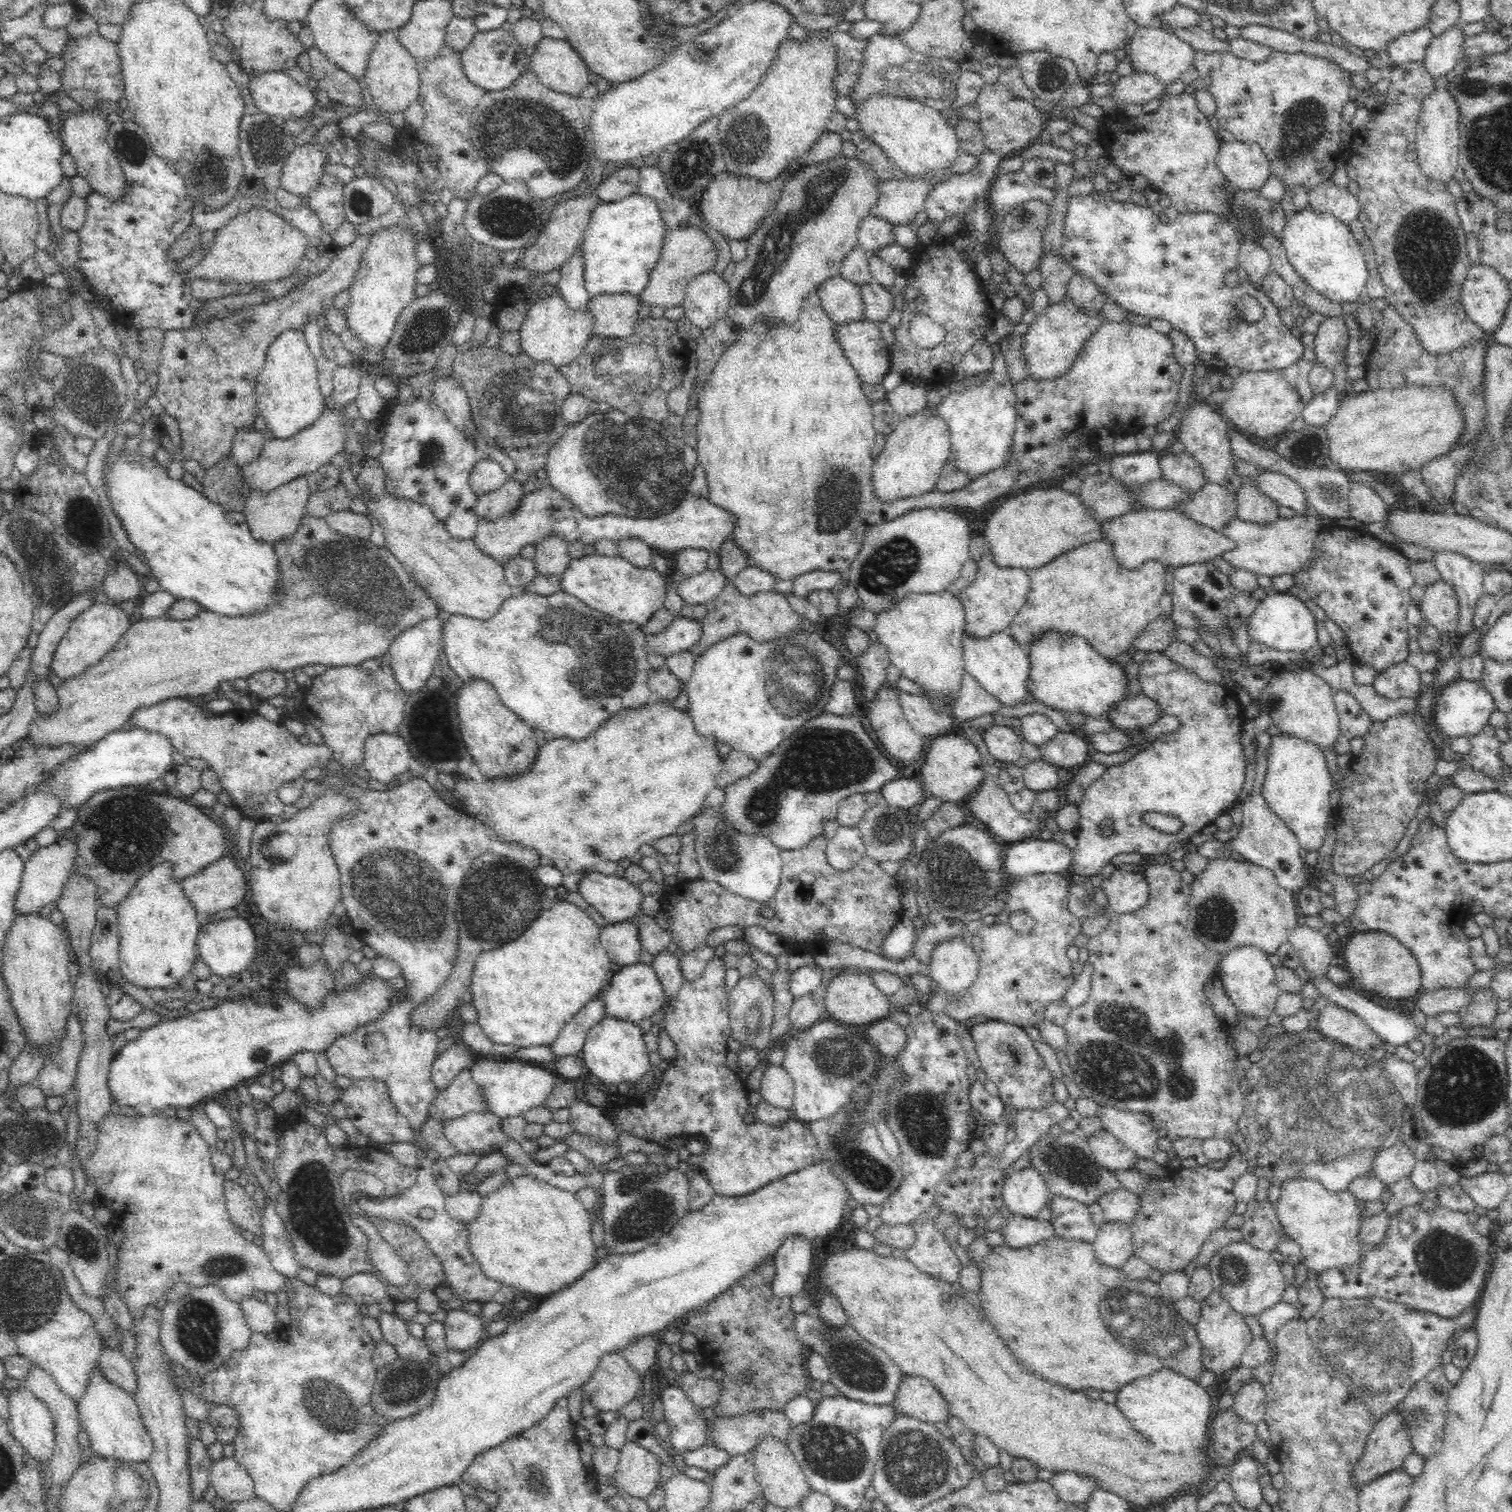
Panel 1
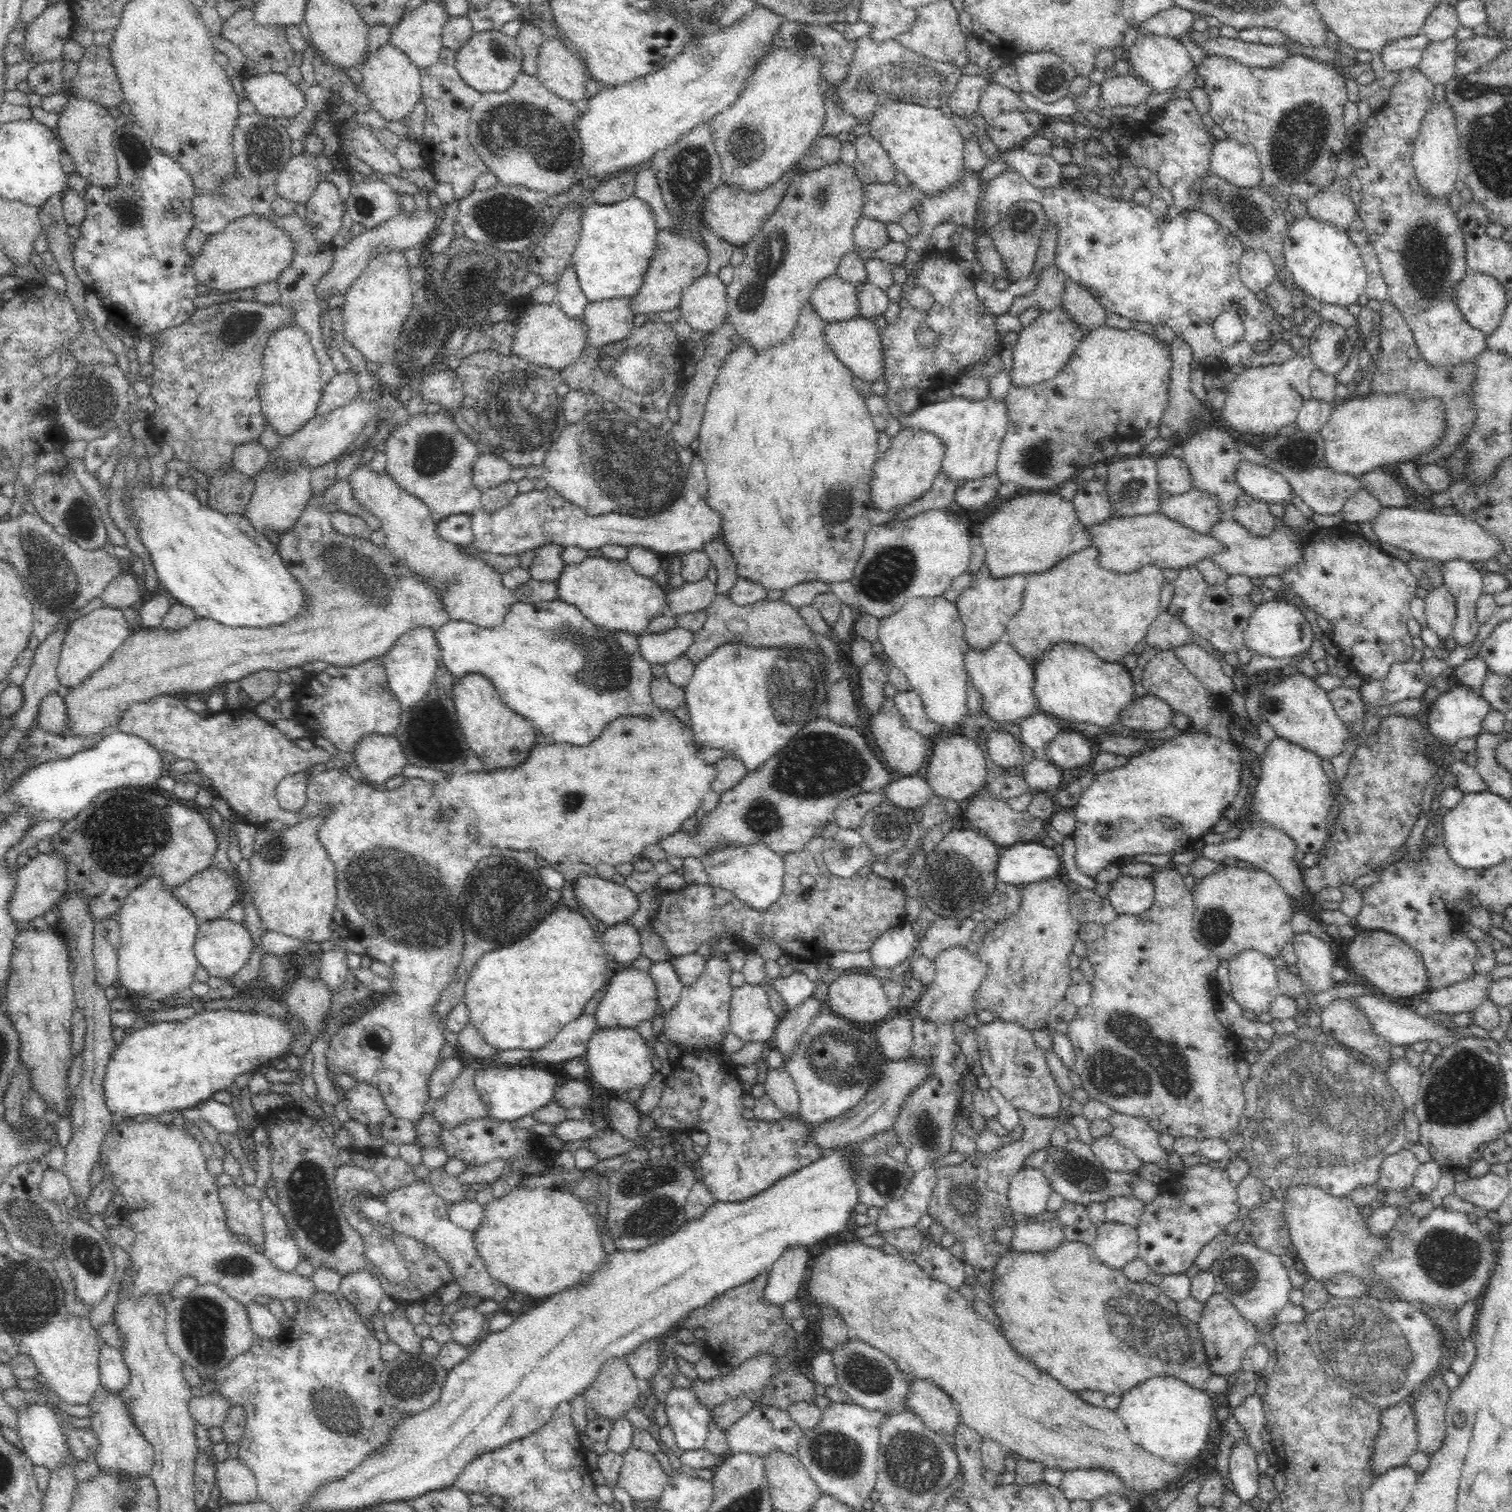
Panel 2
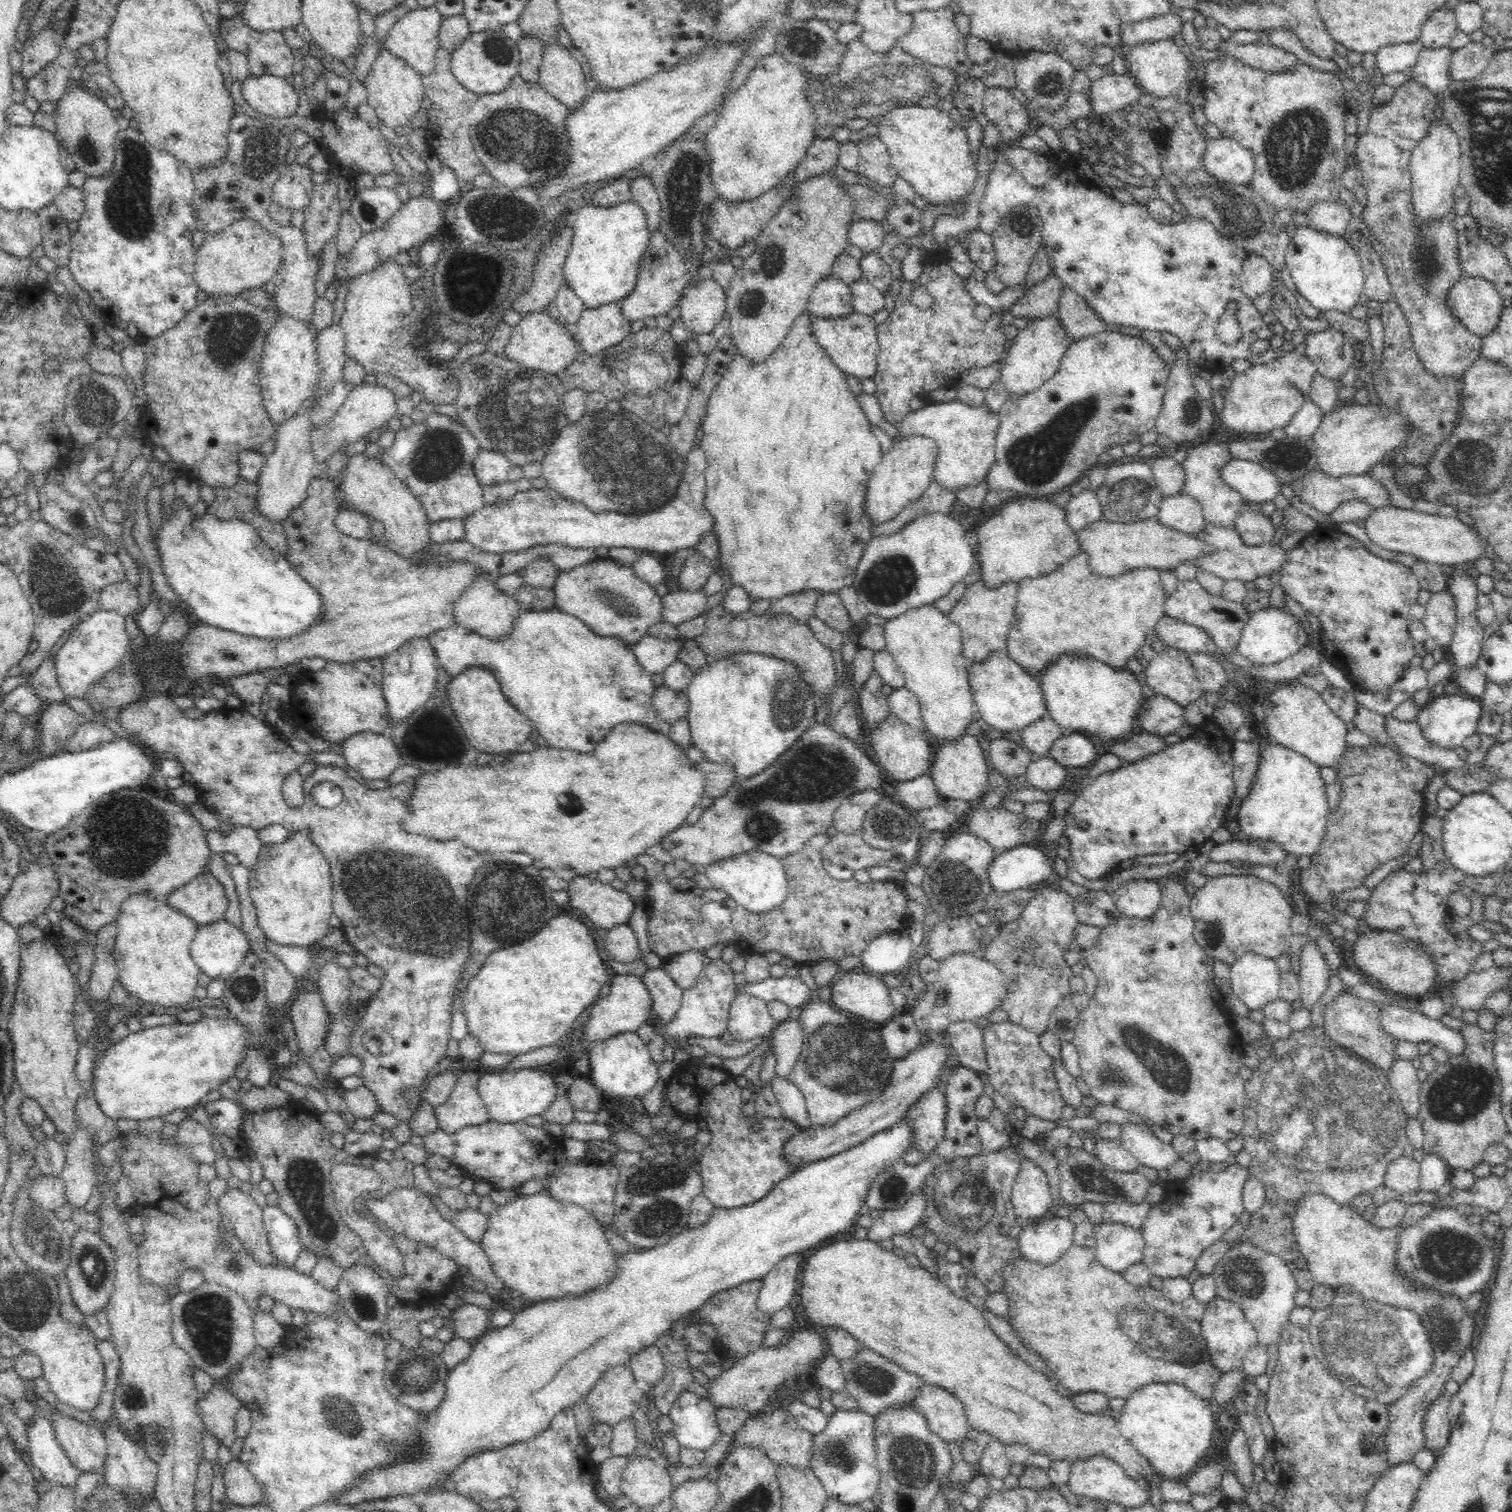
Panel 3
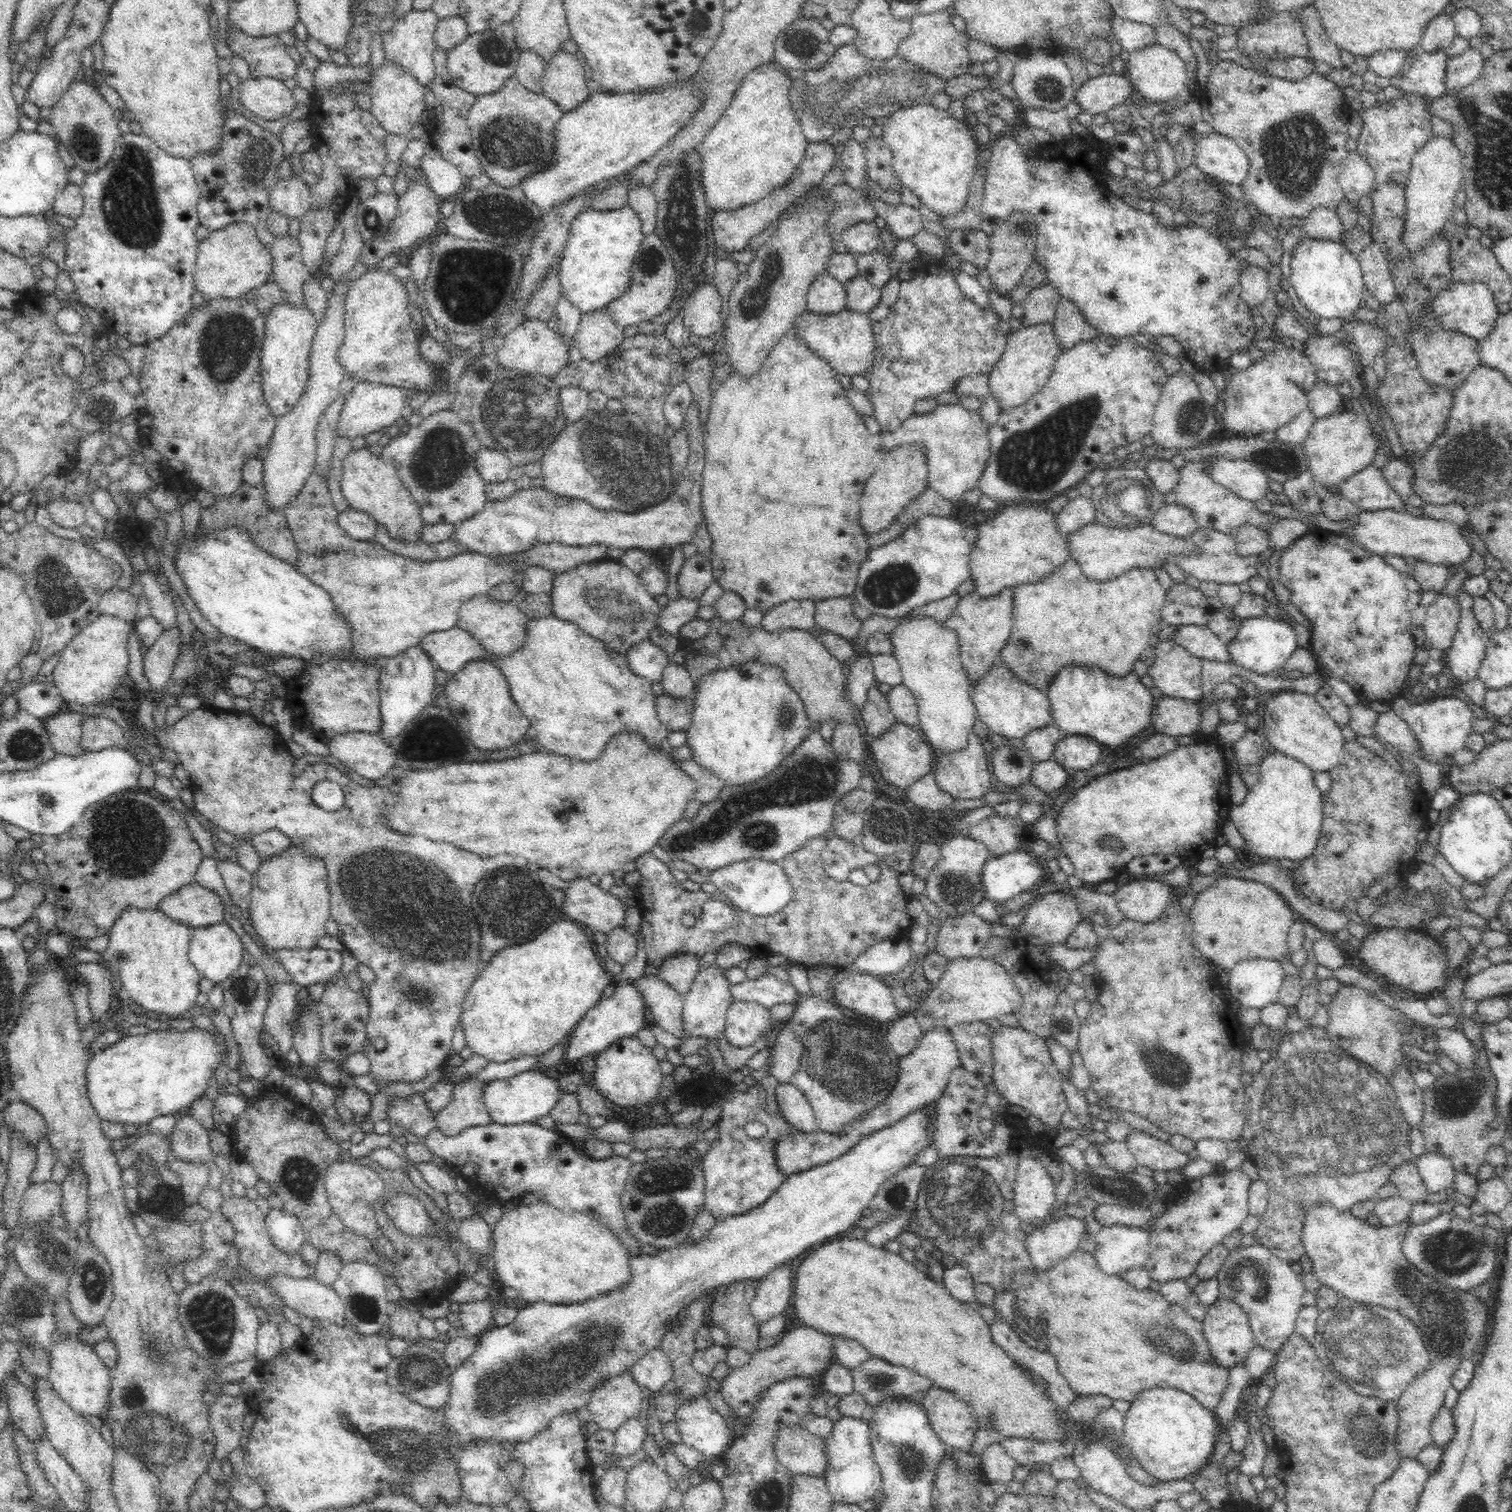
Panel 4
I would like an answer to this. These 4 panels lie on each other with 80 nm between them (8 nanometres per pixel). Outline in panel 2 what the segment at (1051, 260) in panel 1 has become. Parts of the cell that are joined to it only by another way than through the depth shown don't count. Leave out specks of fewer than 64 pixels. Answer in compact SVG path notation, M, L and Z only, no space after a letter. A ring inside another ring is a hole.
M1055 264L1042 268L1039 281L1035 284L1030 294L1014 298L1007 312L1012 316L1020 316L1028 308L1038 306L1041 311L1049 311L1061 306L1061 298L1069 278Z

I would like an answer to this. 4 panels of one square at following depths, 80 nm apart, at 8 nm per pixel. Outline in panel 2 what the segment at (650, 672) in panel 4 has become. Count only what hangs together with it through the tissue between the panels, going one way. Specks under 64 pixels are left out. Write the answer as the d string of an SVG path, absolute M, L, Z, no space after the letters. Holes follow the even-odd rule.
M672 628L662 633L644 632L639 637L639 651L648 664L665 665L685 654L692 644L694 632L685 628Z

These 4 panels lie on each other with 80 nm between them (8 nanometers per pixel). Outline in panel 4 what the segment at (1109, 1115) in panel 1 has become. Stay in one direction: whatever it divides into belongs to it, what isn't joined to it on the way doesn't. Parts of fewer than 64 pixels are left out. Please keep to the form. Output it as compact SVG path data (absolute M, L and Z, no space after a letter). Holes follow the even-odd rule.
M1132 1130L1125 1142L1137 1163L1154 1171L1181 1169L1191 1161L1188 1153L1179 1151L1169 1141L1160 1140L1148 1132Z

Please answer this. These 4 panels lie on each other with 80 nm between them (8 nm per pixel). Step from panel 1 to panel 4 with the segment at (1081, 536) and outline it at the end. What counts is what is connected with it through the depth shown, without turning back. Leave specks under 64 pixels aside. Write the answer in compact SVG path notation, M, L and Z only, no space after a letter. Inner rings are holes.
M1021 503L1003 506L1002 511L994 518L975 526L977 536L972 541L969 573L980 598L990 598L1002 592L1004 588L1013 588L1020 584L1034 584L1070 559L1070 549L1067 543L1069 535L1058 532L1056 515L1047 509L1046 503Z

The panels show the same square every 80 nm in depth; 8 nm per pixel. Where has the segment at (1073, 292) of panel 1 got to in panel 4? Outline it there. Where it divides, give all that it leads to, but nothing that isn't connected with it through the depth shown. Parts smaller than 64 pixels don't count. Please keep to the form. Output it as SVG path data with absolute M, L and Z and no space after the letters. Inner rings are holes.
M1060 298L1052 323L1062 351L1100 336L1097 328L1088 324L1080 309L1067 298Z

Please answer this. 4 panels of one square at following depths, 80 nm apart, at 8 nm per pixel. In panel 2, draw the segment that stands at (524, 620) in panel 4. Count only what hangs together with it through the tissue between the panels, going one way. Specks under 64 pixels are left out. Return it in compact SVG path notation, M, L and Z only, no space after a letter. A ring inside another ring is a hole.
M358 464L347 482L358 504L380 519L387 550L412 572L436 587L436 593L440 595L451 620L465 620L484 628L502 624L506 610L517 601L514 591L505 587L500 572L486 565L474 553L468 553L466 547L440 538L430 509L422 500L400 488L385 471L378 474L370 464Z

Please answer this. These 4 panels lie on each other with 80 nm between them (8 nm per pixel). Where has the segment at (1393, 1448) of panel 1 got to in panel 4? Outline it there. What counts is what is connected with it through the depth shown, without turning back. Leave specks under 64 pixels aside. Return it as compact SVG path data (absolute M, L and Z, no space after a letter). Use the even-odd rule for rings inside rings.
M1330 1202L1318 1204L1316 1208L1308 1209L1301 1219L1302 1224L1302 1244L1306 1255L1312 1260L1312 1273L1321 1282L1334 1290L1346 1299L1354 1300L1360 1304L1369 1306L1382 1306L1395 1310L1410 1318L1414 1326L1421 1331L1421 1336L1428 1344L1430 1365L1426 1372L1418 1374L1410 1382L1407 1390L1397 1401L1399 1411L1399 1424L1397 1431L1397 1450L1402 1460L1406 1458L1416 1458L1418 1454L1432 1444L1432 1434L1430 1427L1434 1418L1438 1415L1440 1408L1444 1405L1445 1394L1451 1386L1451 1378L1458 1371L1458 1366L1464 1358L1474 1358L1482 1352L1488 1337L1488 1326L1490 1326L1490 1310L1488 1310L1487 1299L1481 1300L1476 1296L1474 1290L1466 1292L1460 1289L1453 1289L1432 1279L1418 1268L1411 1265L1402 1251L1402 1240L1408 1224L1409 1217L1404 1222L1387 1227L1380 1224L1379 1227L1371 1225L1368 1221L1356 1218L1350 1210L1338 1212Z

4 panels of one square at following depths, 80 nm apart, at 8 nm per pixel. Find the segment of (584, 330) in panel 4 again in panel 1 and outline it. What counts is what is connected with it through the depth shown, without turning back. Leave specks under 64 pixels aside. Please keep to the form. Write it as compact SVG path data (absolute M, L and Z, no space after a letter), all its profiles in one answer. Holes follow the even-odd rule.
M602 294L591 297L587 310L595 317L591 336L625 339L632 334L638 320L637 296Z

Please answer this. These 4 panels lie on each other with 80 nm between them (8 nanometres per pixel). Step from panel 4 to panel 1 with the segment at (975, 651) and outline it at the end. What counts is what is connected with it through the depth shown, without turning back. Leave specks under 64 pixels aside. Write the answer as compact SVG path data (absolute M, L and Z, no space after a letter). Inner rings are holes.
M990 544L977 563L975 579L959 594L965 612L965 634L986 638L994 632L1008 630L1013 618L1027 599L1030 590L1029 570L1026 568L1000 568L994 563Z

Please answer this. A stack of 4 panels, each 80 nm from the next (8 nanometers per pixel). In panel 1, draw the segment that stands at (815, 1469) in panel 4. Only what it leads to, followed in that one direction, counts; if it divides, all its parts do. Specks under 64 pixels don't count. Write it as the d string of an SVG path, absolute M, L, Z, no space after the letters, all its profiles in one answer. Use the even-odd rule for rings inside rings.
M766 1408L758 1410L758 1412L748 1412L731 1418L717 1416L712 1422L705 1420L705 1426L707 1426L707 1437L714 1440L719 1450L725 1451L732 1457L735 1455L749 1455L765 1437L774 1437L774 1439L778 1439L784 1445L787 1445L792 1425L782 1411Z

